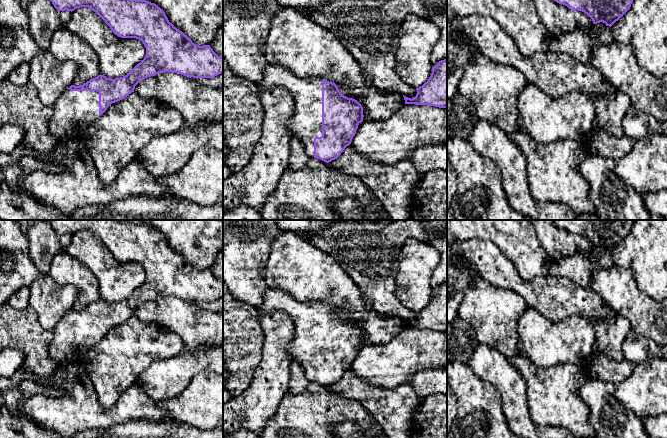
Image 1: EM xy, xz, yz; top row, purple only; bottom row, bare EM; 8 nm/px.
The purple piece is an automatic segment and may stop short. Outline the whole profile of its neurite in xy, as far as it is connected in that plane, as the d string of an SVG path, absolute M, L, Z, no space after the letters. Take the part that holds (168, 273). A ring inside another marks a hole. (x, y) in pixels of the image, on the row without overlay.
M44 220L48 222L58 235L74 235L80 231L88 231L96 236L110 251L115 259L121 262L136 262L146 272L146 280L127 299L120 302L107 302L104 299L90 303L80 310L71 309L54 328L54 337L49 347L51 358L60 365L83 364L87 351L99 343L107 332L134 316L135 310L143 303L159 297L175 296L193 302L213 302L223 297L223 281L218 280L210 269L199 270L192 266L182 255L169 246L165 236L156 228L146 224L128 223L120 220Z

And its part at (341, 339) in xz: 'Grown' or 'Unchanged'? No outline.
Grown

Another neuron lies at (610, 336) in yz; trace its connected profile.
M614 313L612 321L593 321L593 327L596 339L591 354L592 357L595 358L599 353L605 353L615 361L623 361L624 356L621 347L632 330L628 320Z

